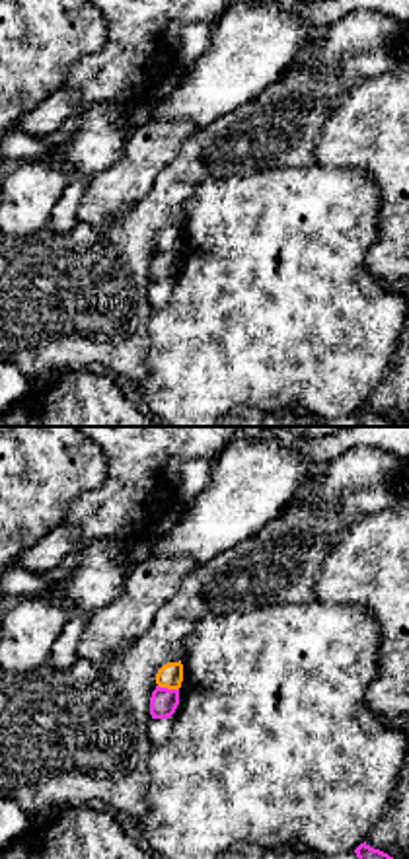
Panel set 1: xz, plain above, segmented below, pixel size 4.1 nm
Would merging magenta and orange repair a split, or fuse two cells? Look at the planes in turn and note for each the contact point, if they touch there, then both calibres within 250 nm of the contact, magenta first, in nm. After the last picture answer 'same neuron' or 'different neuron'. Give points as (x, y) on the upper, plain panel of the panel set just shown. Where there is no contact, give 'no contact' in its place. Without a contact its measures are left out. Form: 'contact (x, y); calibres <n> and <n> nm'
contact (166, 252); calibres 120 and 100 nm

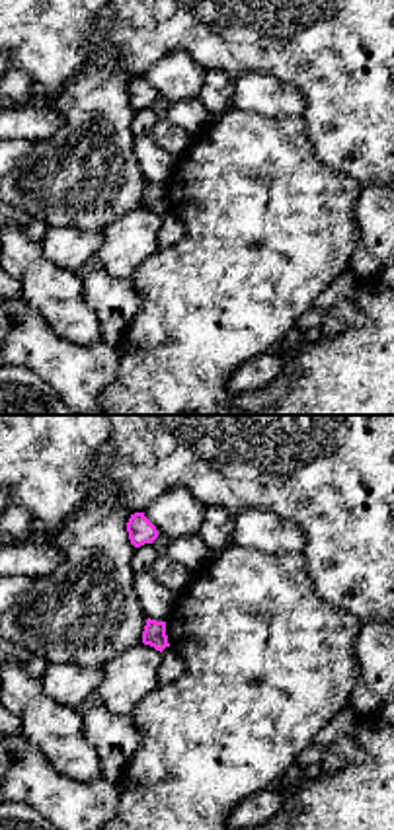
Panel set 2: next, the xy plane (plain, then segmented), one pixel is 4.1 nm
no contact

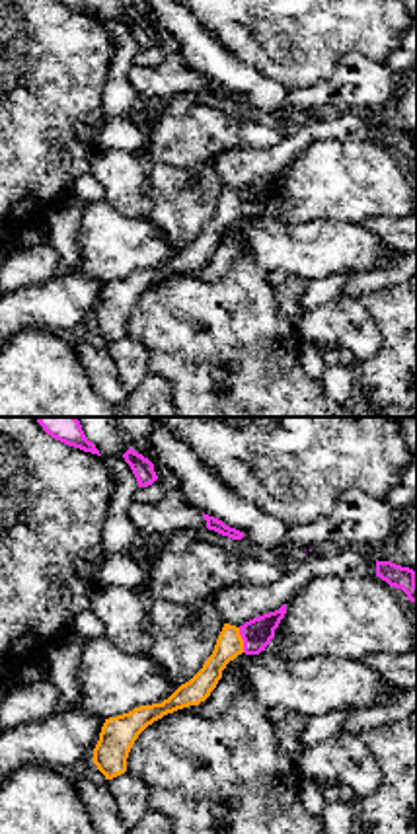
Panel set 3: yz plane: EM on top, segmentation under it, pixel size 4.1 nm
contact (244, 203); calibres 120 and 110 nm

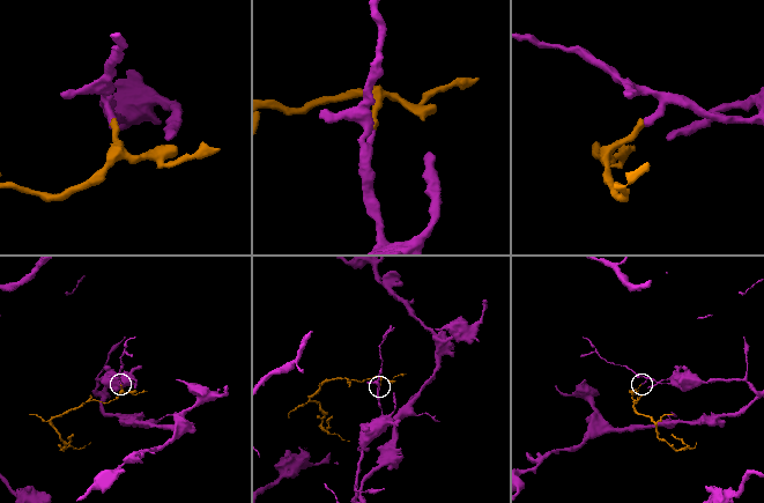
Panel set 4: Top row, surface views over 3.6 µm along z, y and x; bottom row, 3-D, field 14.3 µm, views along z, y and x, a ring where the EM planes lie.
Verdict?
different neuron

